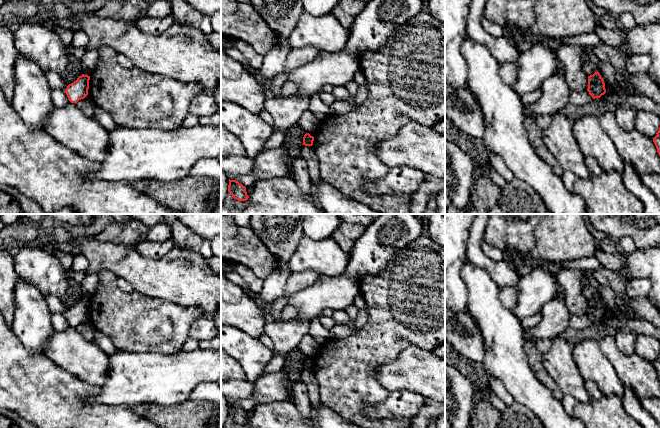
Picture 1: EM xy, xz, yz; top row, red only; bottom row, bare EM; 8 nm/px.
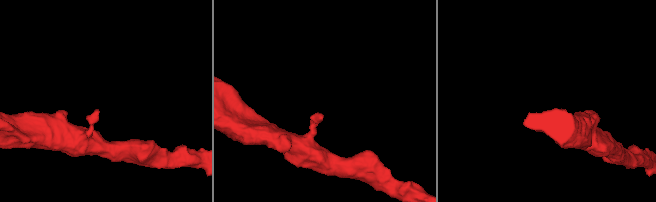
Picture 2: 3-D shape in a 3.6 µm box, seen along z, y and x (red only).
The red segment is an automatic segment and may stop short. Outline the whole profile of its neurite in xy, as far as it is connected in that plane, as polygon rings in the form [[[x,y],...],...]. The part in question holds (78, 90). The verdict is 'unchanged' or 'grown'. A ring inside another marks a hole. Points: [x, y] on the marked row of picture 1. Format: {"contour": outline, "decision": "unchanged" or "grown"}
{"contour": [[[82,74],[76,81],[69,84],[65,93],[71,103],[77,103],[88,95],[90,76]]], "decision": "unchanged"}

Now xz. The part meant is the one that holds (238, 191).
{"contour": [[[229,179],[228,192],[238,201],[246,201],[249,198],[246,192],[246,187],[236,180]]], "decision": "unchanged"}

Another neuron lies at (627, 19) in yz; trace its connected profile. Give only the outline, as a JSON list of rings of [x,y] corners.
[[[622,13],[619,15],[619,19],[624,28],[628,31],[637,26],[637,23],[631,13]]]

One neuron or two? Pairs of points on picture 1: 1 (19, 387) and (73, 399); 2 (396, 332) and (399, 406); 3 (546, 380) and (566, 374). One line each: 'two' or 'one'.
1: one
2: two
3: two

